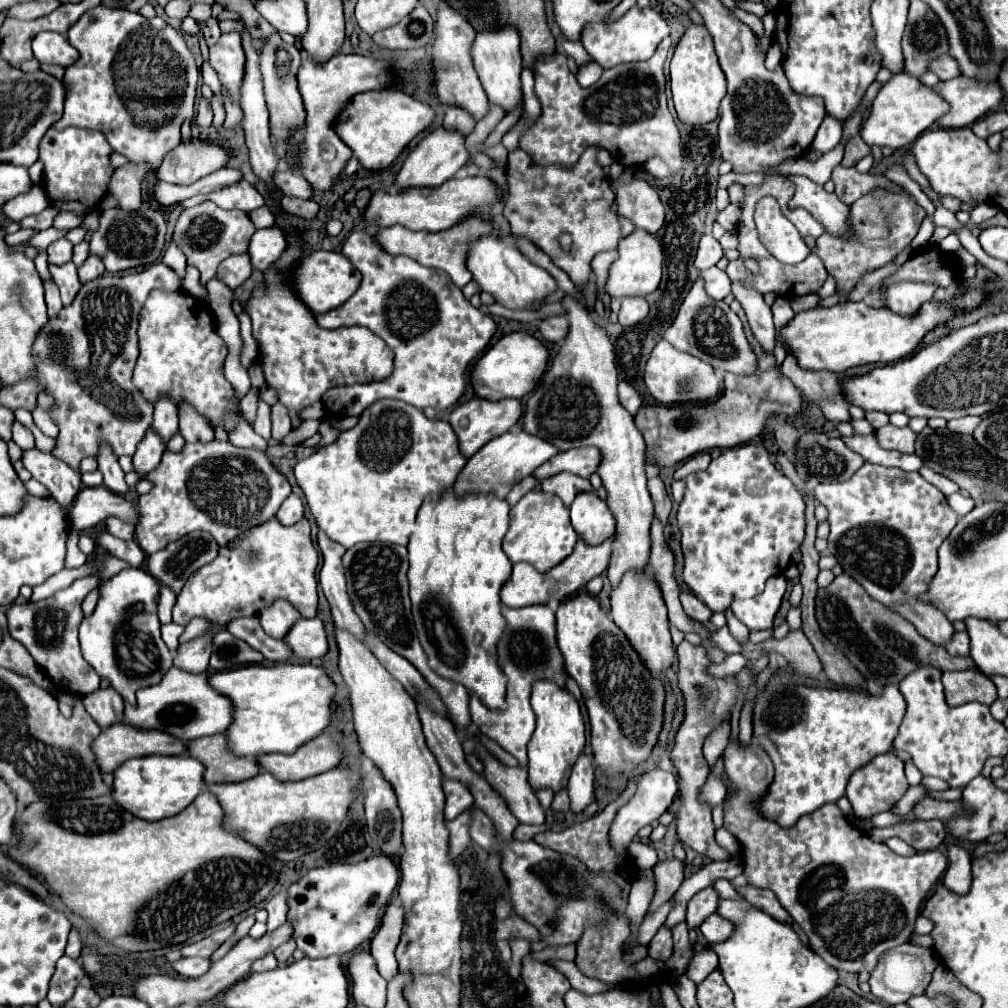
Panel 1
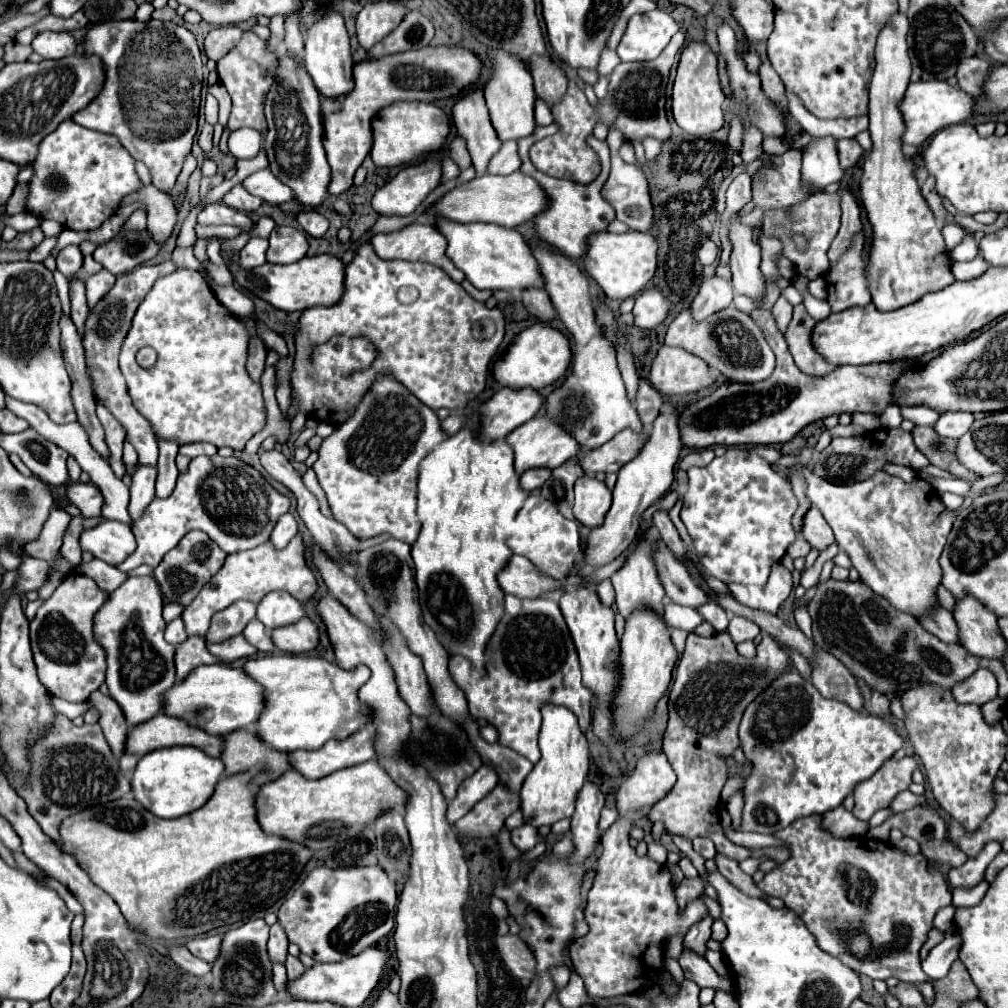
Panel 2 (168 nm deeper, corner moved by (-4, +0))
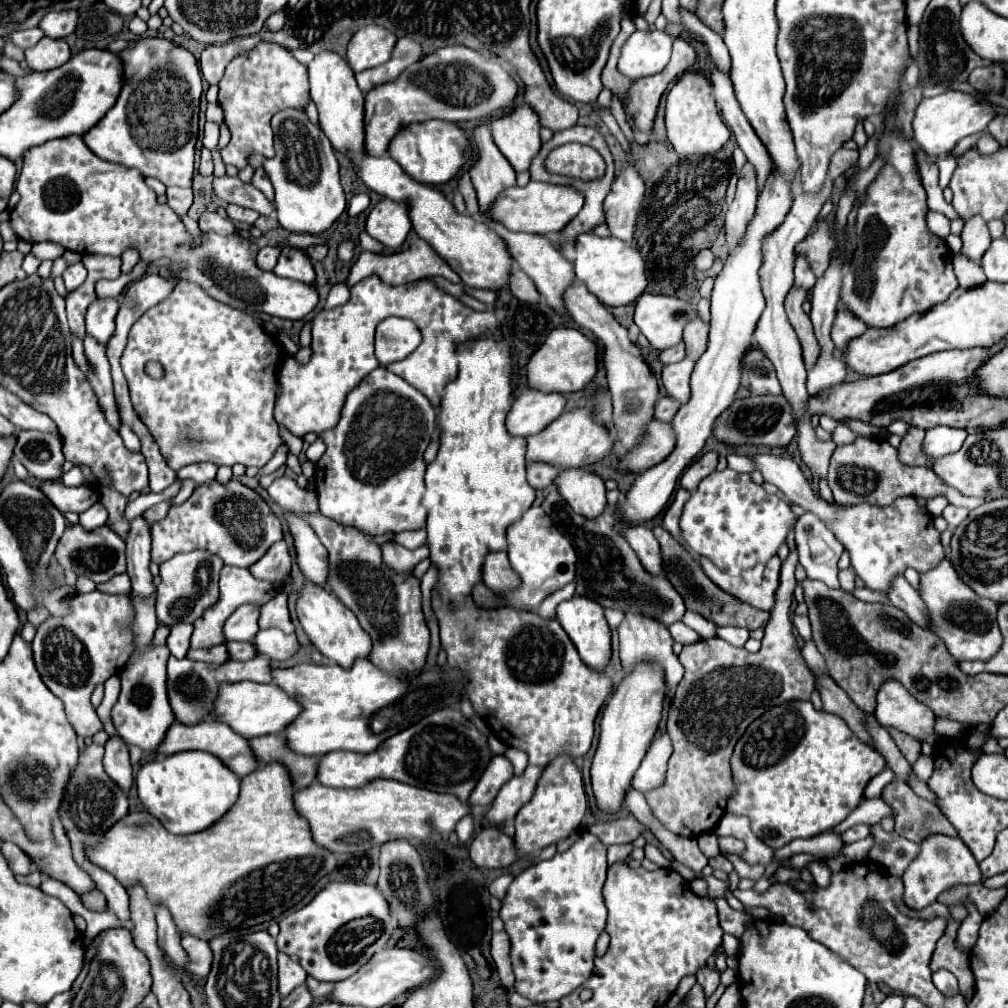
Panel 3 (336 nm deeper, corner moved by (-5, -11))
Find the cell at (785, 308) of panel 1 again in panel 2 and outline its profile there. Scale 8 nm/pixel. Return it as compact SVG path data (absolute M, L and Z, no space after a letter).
M779 298L777 300L777 304L773 306L773 316L775 316L775 320L777 320L777 326L781 328L781 330L785 330L787 328L787 324L791 322L791 310L793 310L793 306L789 304L789 300L787 298Z

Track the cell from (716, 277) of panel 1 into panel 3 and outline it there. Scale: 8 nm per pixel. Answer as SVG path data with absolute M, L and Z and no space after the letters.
M696 315L684 329L684 343L686 343L686 355L690 359L698 359L704 351L706 351L706 343L708 343L708 331L710 331L710 323L702 321L700 315Z

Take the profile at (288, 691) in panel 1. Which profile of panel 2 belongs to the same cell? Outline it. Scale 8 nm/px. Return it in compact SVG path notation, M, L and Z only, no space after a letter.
M265 656L245 662L245 672L265 686L265 712L255 724L255 732L281 752L317 750L327 740L343 740L373 722L373 710L361 704L357 692L369 680L367 666L343 670L319 656Z

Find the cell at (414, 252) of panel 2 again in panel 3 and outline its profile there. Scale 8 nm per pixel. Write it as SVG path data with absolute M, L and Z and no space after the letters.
M420 237L410 245L410 249L406 249L406 251L402 251L402 253L396 253L396 255L376 255L376 253L364 251L364 253L358 257L358 261L352 265L352 269L350 269L348 285L354 285L354 283L358 283L360 279L364 279L364 277L368 277L368 275L374 275L374 273L376 273L378 277L382 277L382 281L386 281L386 283L390 283L390 285L412 283L412 281L416 281L416 279L436 277L436 275L440 275L440 277L444 277L444 279L448 279L448 281L452 281L452 283L460 283L458 273L454 273L452 267L450 267L424 239L420 239Z

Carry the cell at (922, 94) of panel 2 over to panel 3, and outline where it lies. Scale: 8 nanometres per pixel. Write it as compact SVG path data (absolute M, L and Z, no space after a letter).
M948 91L948 93L936 95L936 97L924 97L920 101L920 105L916 109L916 117L912 121L914 143L926 155L938 157L938 155L950 153L962 137L986 131L992 117L994 117L994 109L990 105L978 103L974 99L974 95L970 95L970 93Z

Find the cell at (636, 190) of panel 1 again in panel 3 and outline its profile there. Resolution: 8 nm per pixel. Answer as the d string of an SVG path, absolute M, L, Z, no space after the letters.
M622 165L616 173L616 181L604 199L604 213L606 225L612 231L612 237L630 243L634 239L638 213L644 201L644 181L640 173L630 167Z

